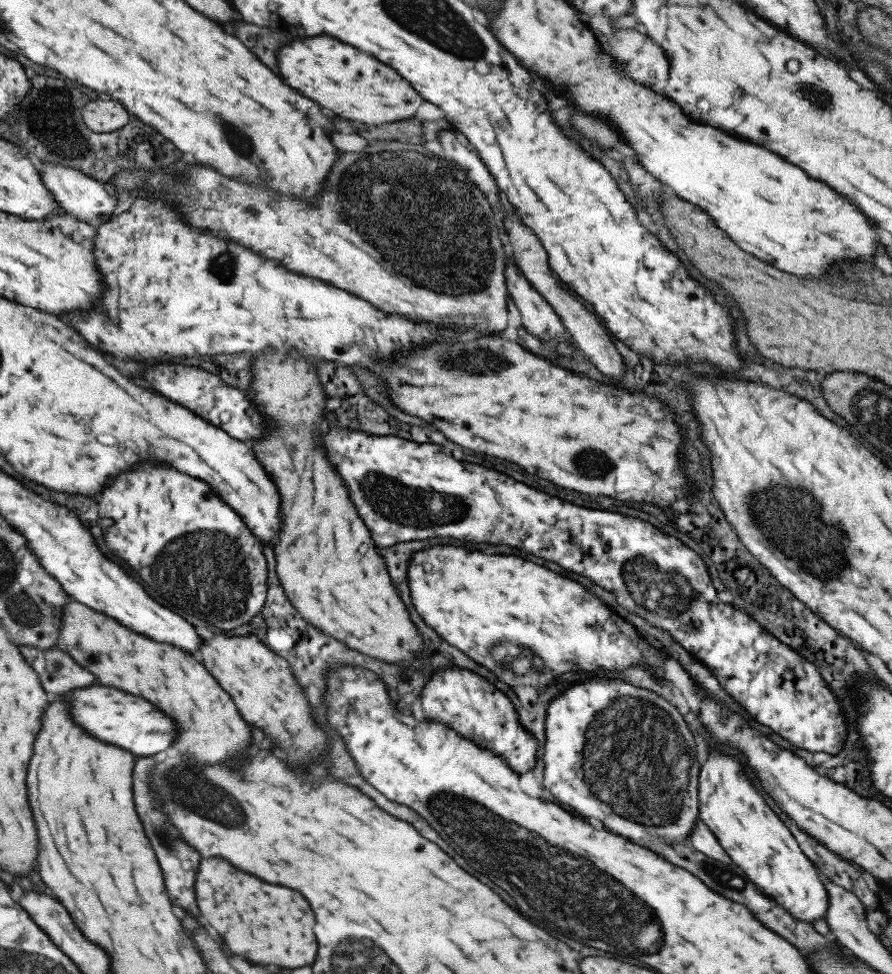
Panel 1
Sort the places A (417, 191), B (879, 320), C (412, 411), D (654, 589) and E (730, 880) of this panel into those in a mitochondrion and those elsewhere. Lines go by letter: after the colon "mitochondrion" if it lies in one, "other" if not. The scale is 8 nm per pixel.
A: mitochondrion
B: other
C: other
D: mitochondrion
E: mitochondrion

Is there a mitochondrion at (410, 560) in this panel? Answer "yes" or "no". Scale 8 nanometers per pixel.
no

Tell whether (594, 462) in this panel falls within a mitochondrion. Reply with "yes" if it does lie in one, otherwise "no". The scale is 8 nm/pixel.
yes

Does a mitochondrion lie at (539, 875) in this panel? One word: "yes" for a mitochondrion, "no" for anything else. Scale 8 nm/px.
yes

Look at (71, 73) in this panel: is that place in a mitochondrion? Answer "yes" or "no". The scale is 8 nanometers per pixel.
no

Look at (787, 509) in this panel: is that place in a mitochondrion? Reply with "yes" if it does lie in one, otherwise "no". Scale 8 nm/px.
yes

